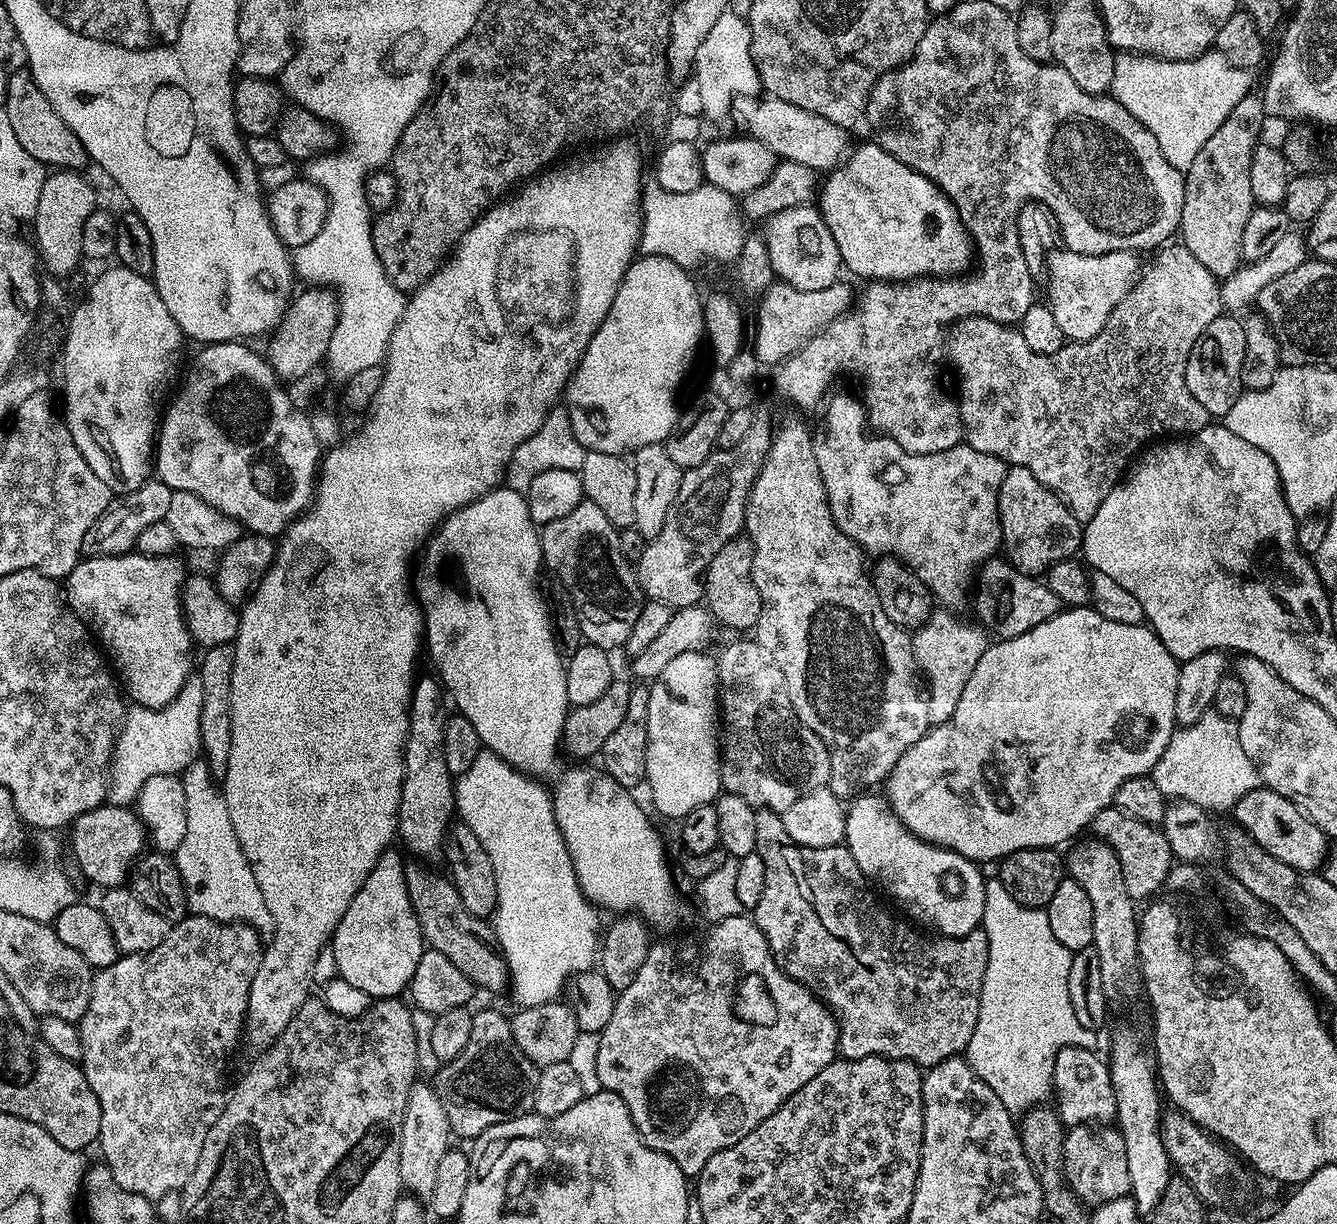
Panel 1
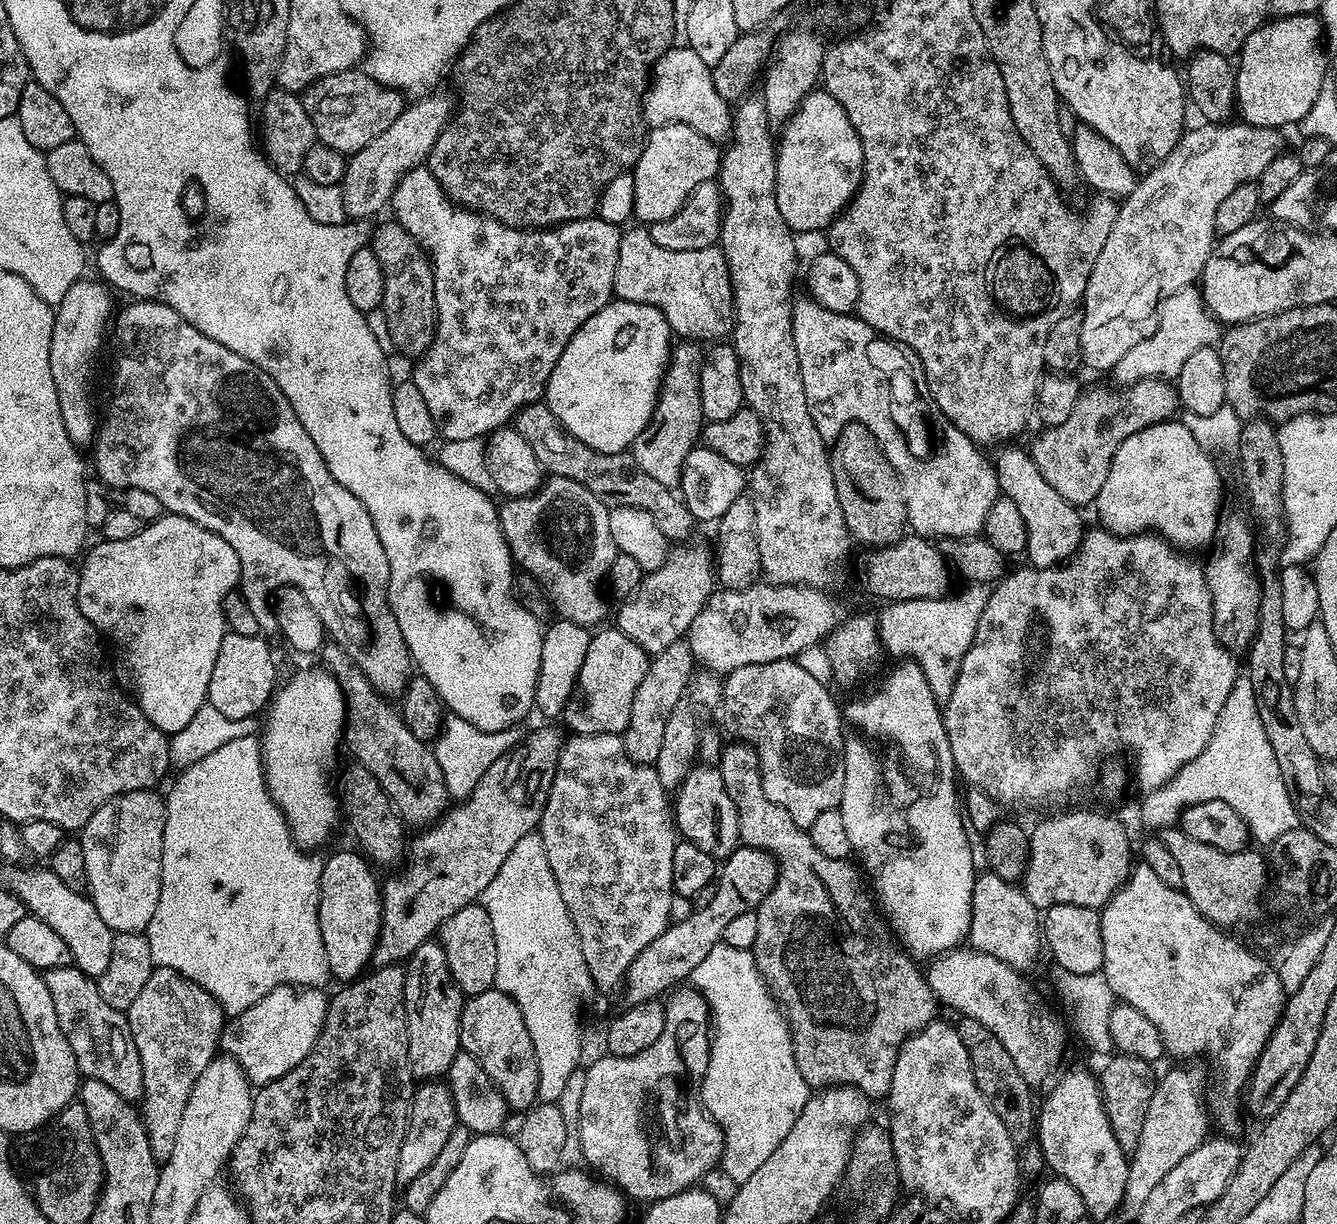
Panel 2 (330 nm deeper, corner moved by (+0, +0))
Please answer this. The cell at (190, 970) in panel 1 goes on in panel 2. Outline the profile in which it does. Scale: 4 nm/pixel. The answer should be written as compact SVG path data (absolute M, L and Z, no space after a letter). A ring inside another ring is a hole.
M156 968L126 1011L126 1019L142 1062L144 1130L154 1158L163 1162L170 1158L170 1150L174 1150L174 1138L182 1122L182 1110L186 1110L186 1098L190 1098L198 1074L206 1070L220 1048L226 1013L205 988L187 980L181 972L173 968Z

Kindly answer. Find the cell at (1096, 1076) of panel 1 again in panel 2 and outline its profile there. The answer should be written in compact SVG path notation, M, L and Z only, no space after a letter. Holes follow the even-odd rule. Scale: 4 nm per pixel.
M961 946L946 952L929 964L932 965L926 968L928 985L934 990L937 1001L943 1007L945 1004L961 1012L961 1017L982 1022L982 1026L986 1026L986 1030L990 1030L994 1038L1006 1046L1010 1058L1014 1058L1014 1066L1018 1066L1029 1088L1043 1089L1061 1071L1060 1063L1064 1060L1068 1036L1063 1026L1046 1009L1039 1008L1032 1001L1032 992L1017 969L971 946Z

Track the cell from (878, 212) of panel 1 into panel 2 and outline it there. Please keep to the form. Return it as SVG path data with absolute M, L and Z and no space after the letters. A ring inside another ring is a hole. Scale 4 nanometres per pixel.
M813 90L800 103L798 110L783 125L778 136L776 148L776 197L778 210L782 210L782 218L787 222L793 233L820 232L823 233L836 217L848 207L852 197L860 188L860 180L864 177L864 155L862 142L850 126L850 118L846 118L846 110L823 90Z

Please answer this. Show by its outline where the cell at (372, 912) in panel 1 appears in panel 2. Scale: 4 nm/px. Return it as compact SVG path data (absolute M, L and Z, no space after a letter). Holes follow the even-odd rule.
M359 851L356 852L336 852L332 857L327 857L320 875L318 922L322 930L322 946L326 946L326 962L330 962L332 976L344 980L340 982L357 979L371 965L372 955L380 937L380 924L384 920L381 881L376 881L376 876L372 873L373 865Z

